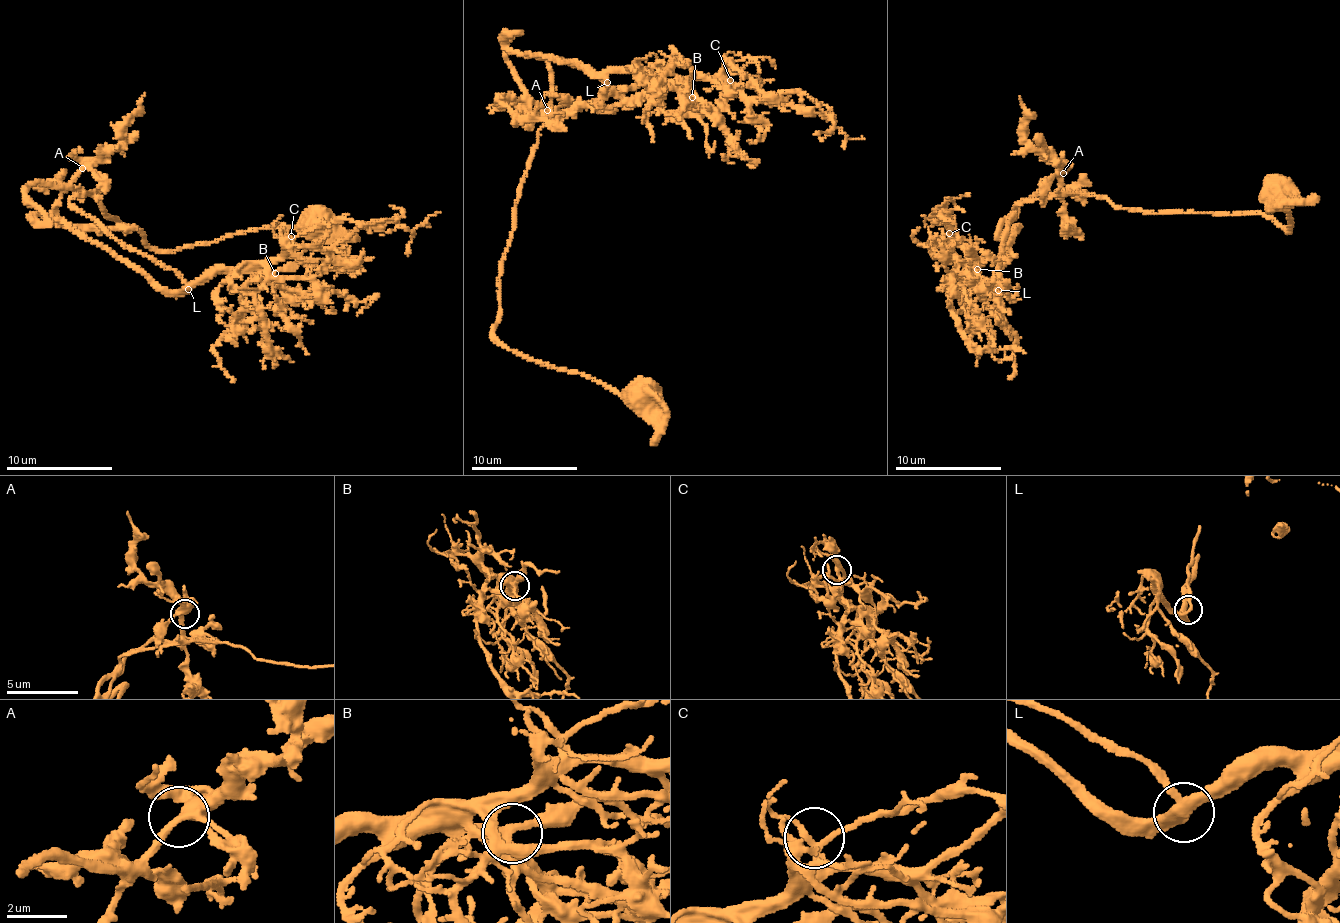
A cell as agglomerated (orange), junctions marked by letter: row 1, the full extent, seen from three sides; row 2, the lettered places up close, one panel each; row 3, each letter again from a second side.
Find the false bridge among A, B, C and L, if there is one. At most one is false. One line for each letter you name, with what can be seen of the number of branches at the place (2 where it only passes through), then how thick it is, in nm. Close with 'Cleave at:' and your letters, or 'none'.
Cleave at: none

